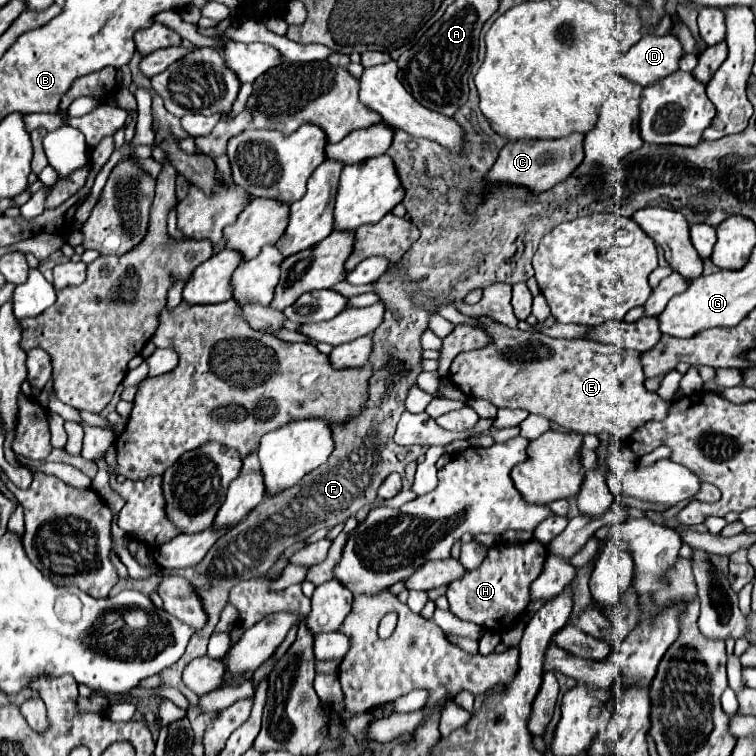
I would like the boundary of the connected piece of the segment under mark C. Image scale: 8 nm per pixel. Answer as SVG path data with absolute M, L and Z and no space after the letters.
M573 132L571 136L563 136L559 140L515 140L507 142L487 174L489 184L501 184L501 182L511 182L511 184L521 184L531 188L533 192L543 192L571 176L577 166L583 162L583 142L581 134Z

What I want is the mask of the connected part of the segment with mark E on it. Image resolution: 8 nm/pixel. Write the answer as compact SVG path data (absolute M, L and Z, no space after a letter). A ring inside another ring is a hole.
M479 316L473 320L485 330L491 342L483 348L455 356L449 368L451 382L469 398L489 400L497 408L525 408L531 414L541 414L551 422L581 434L609 432L617 438L629 438L633 430L637 430L641 424L649 420L667 418L671 402L663 400L657 392L649 392L645 388L639 352L621 350L615 348L613 344L599 344L591 338L565 340L565 338L551 338L541 332L531 334L519 328L507 328L495 324L491 316Z

